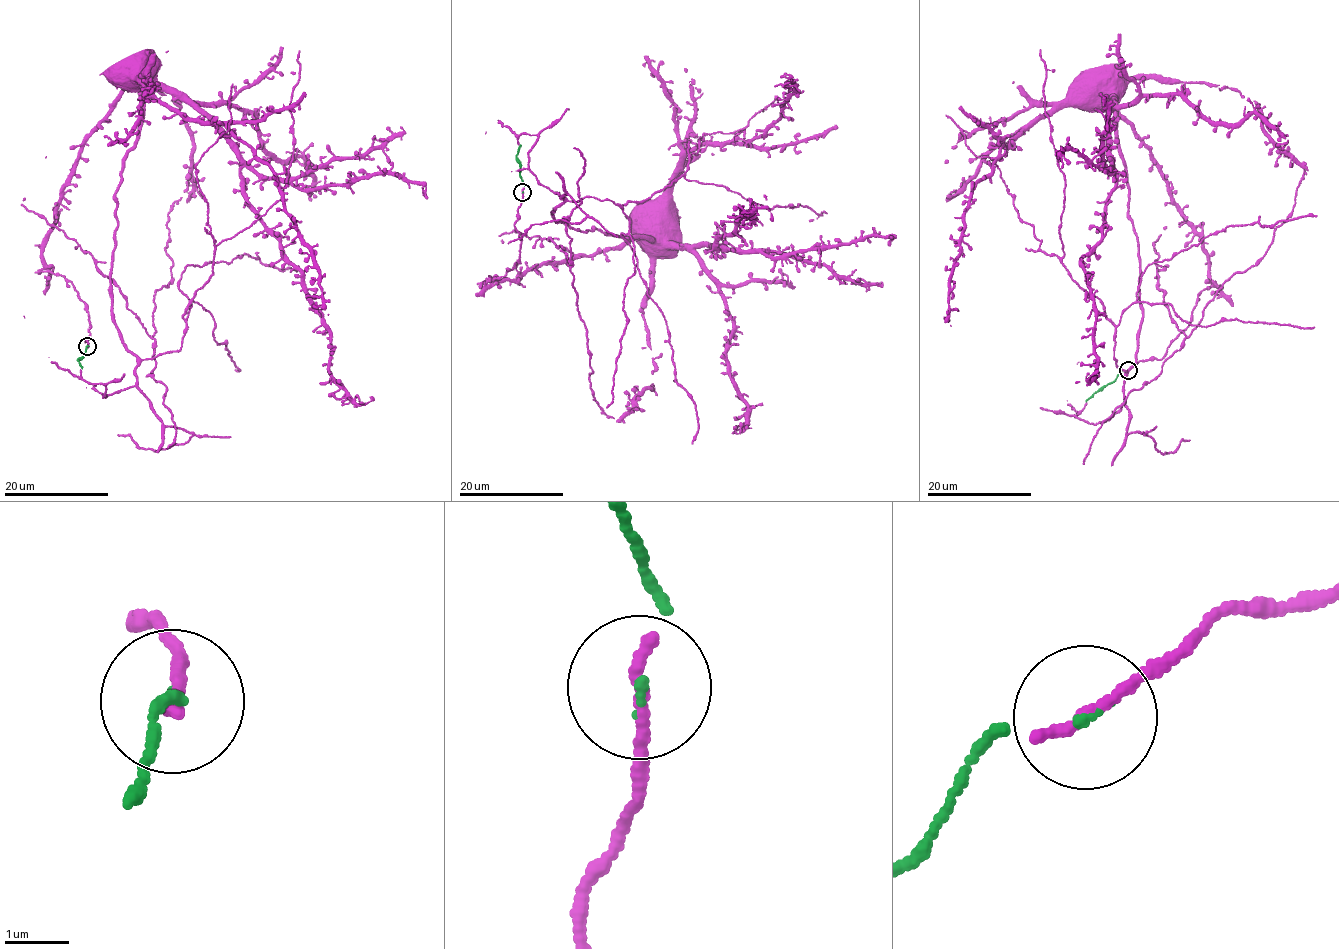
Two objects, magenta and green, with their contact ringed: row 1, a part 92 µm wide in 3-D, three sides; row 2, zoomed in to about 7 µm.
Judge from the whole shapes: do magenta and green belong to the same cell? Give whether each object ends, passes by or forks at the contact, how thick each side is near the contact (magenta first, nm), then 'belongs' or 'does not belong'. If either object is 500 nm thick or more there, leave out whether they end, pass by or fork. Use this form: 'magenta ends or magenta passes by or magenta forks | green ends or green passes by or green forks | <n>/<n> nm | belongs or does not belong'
magenta ends | green ends | 200/60 nm | belongs

